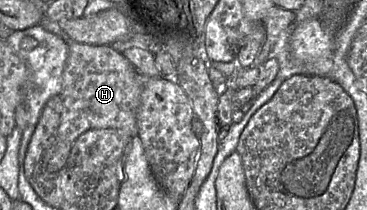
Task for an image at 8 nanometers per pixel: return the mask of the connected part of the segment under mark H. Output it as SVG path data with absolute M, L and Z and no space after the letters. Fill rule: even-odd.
M68 40L68 57L62 74L62 89L59 94L62 101L60 124L52 145L52 156L47 163L51 174L59 172L66 164L74 141L83 133L92 129L117 129L131 137L137 136L137 113L140 106L142 75L132 66L122 53L110 45L89 45Z

